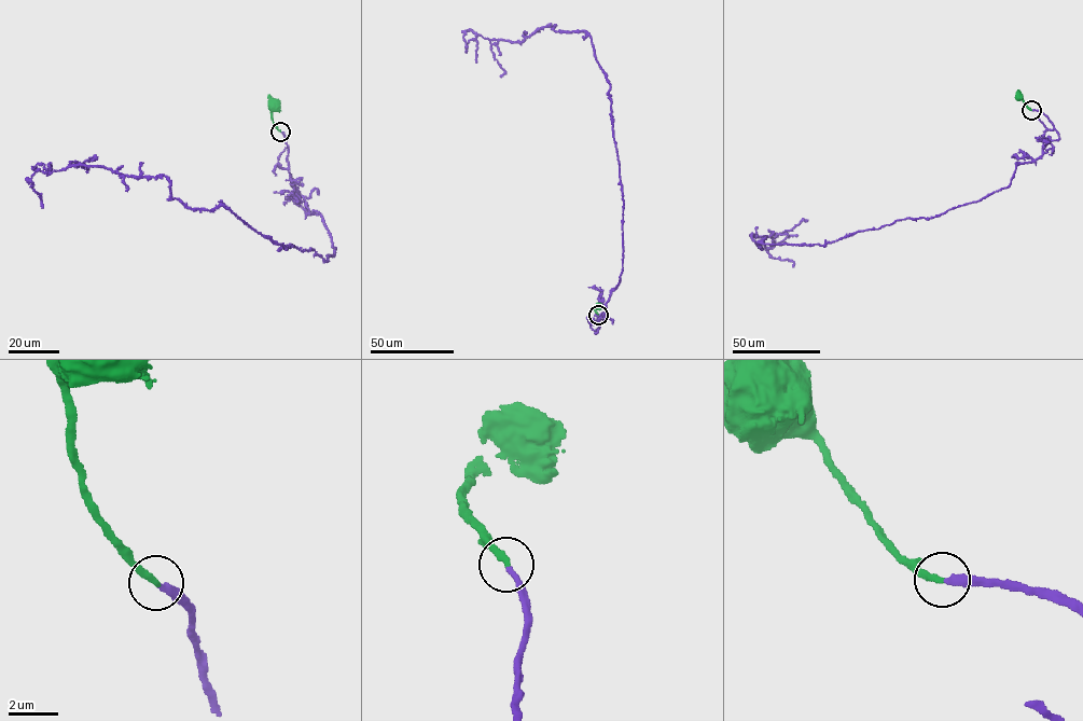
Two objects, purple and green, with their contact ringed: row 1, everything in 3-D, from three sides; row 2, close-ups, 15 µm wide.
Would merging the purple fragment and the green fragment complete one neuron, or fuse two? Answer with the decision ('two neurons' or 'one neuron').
one neuron

